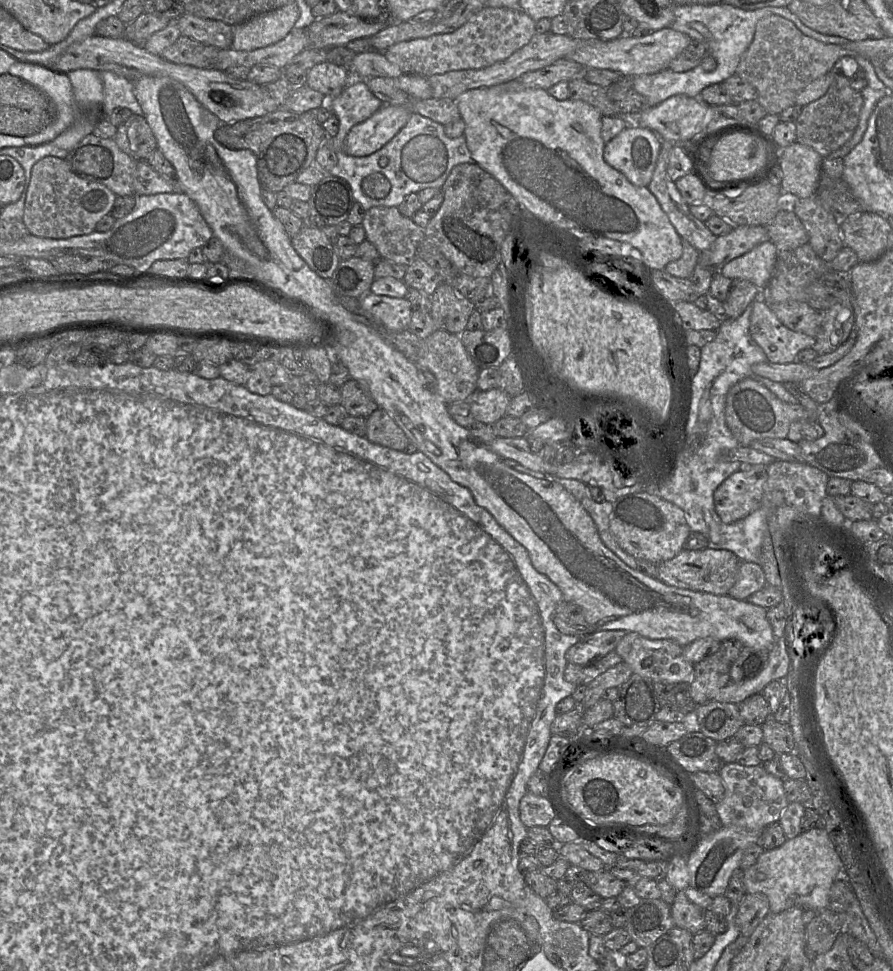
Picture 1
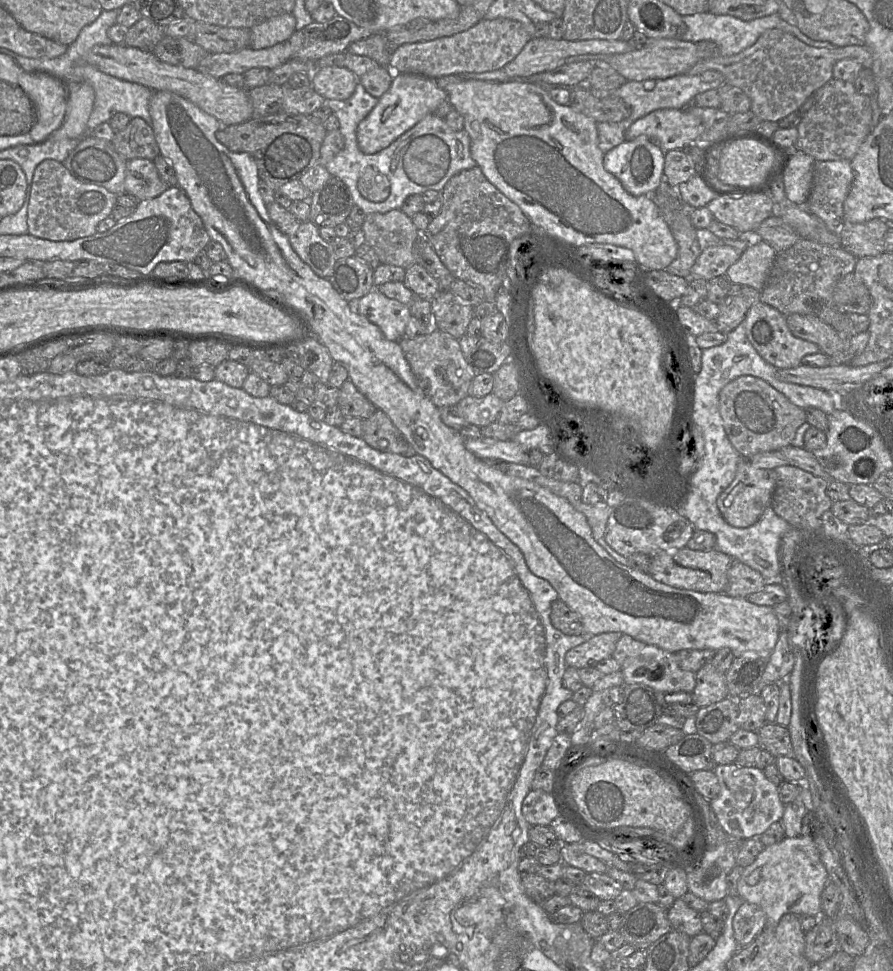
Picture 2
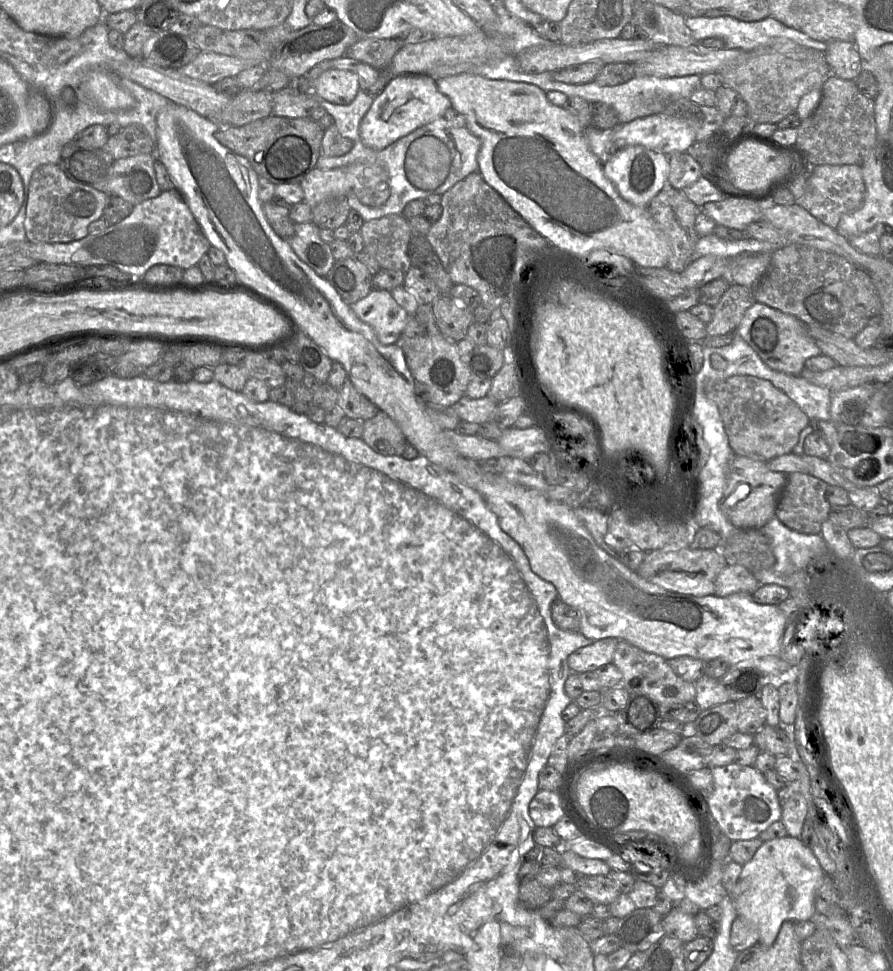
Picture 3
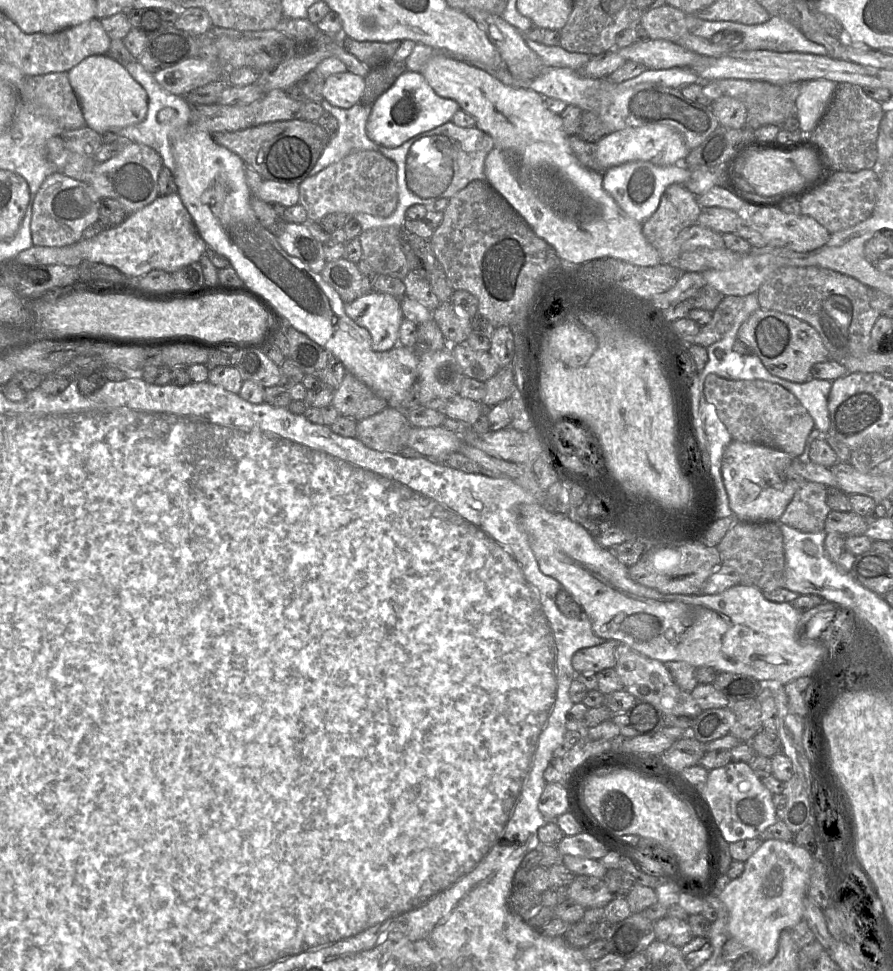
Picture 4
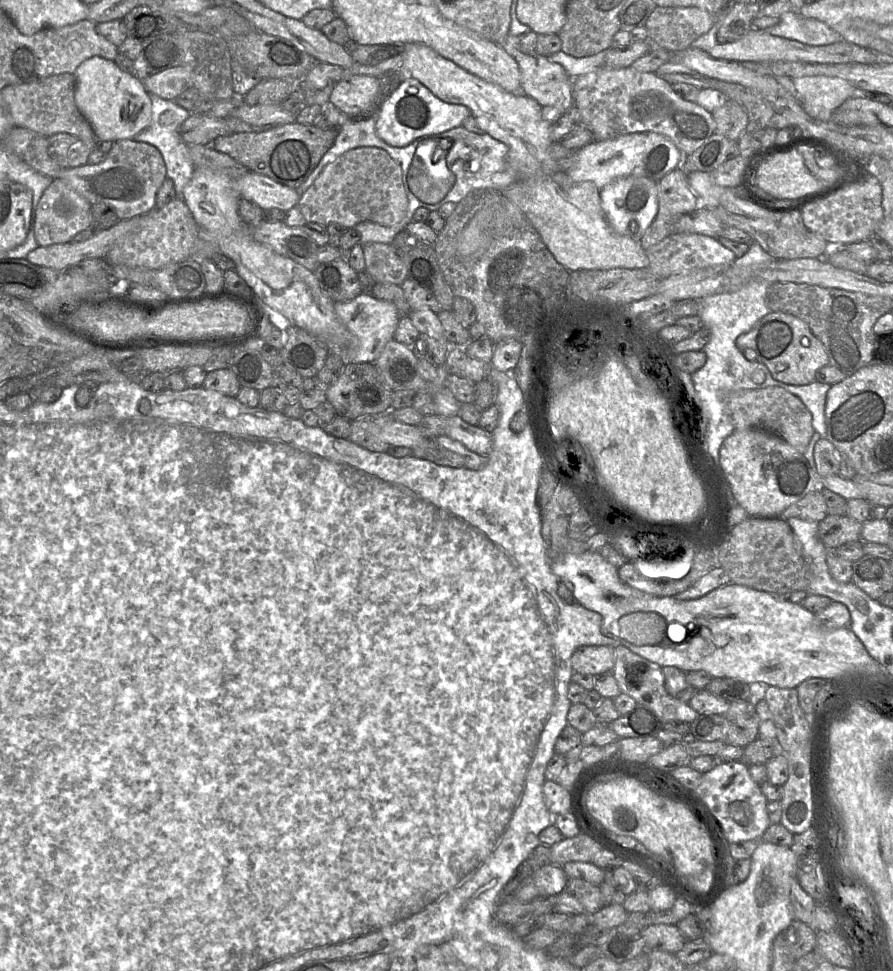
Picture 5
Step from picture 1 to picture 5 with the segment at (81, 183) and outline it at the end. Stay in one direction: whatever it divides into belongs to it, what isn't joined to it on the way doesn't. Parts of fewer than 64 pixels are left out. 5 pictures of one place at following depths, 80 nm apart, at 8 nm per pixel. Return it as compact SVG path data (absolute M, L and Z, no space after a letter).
M54 178L43 192L34 215L34 234L39 247L73 241L83 230L92 227L92 204L65 181Z

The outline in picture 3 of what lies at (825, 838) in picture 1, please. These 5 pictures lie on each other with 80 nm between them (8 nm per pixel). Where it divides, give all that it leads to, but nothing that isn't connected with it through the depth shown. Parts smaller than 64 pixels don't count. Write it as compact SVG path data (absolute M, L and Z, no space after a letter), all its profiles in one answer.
M786 836L763 842L752 859L743 865L742 871L728 896L733 902L737 915L755 924L759 931L758 944L770 947L775 942L783 922L801 922L816 918L815 893L824 879L818 860L813 852L799 838Z

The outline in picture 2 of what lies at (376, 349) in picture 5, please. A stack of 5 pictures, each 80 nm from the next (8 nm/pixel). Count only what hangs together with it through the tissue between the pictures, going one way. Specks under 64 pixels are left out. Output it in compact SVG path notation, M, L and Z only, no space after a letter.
M377 288L359 299L358 313L377 325L386 339L400 341L410 319L410 306L390 299Z

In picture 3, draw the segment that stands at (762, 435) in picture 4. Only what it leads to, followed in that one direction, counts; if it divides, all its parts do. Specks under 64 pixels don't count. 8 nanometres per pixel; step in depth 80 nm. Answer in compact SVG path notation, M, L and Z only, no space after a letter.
M734 375L720 381L709 381L705 386L705 393L718 407L729 445L736 455L767 461L791 453L798 443L801 431L810 424L810 419L793 400L762 378Z

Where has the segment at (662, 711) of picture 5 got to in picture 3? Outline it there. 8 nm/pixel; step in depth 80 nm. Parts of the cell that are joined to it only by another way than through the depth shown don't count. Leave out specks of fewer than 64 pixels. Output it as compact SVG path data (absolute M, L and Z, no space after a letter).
M619 640L613 663L622 673L622 687L629 694L643 694L658 705L679 705L695 702L695 684L678 676L668 664L667 659L660 655L646 652L625 640Z

